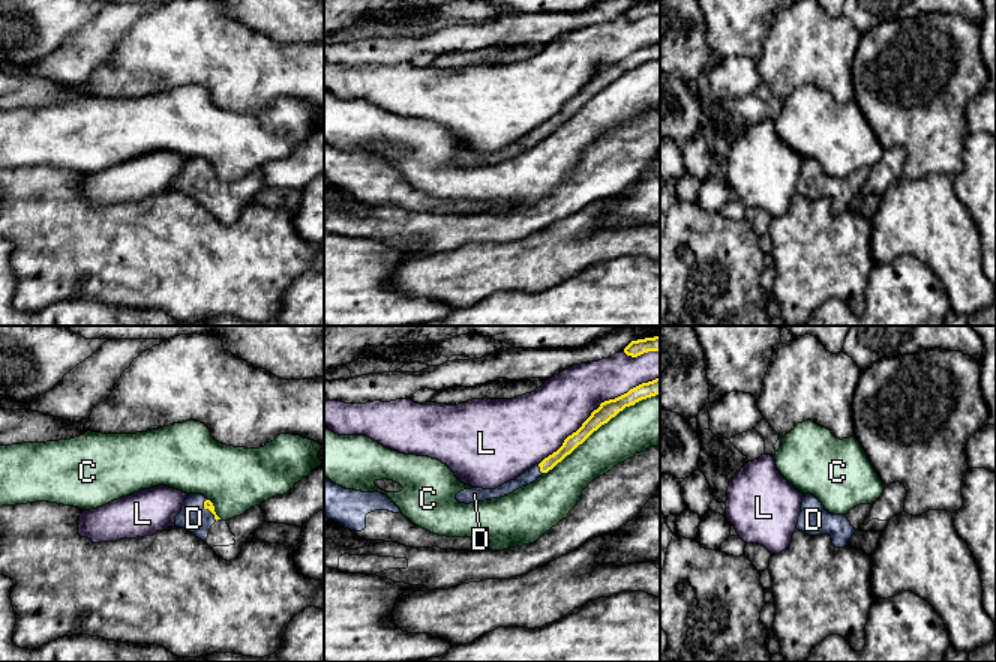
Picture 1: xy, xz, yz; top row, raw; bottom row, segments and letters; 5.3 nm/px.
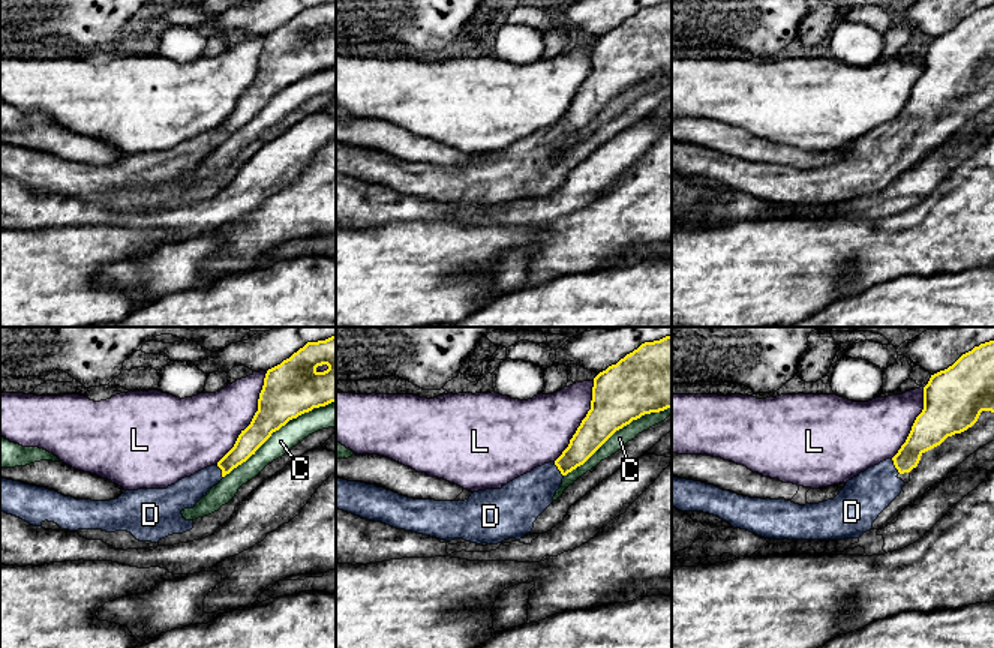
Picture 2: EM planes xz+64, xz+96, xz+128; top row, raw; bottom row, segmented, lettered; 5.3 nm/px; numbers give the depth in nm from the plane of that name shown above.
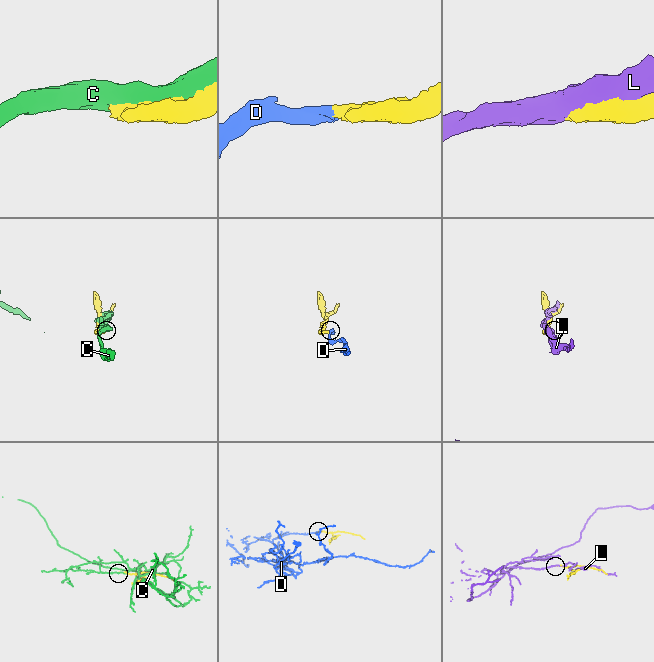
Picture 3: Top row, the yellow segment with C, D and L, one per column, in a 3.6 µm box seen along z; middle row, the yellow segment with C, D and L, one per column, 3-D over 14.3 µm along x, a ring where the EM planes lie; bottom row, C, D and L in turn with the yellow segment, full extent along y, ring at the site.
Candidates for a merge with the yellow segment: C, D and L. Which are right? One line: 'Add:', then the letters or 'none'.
Add: D

